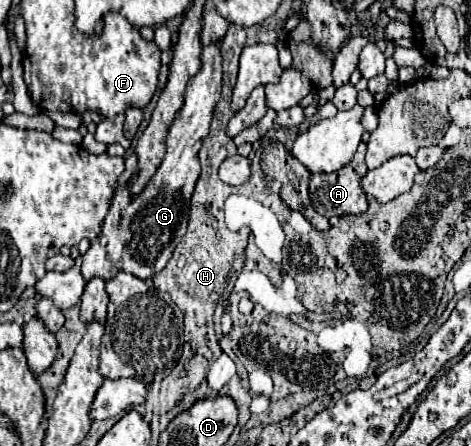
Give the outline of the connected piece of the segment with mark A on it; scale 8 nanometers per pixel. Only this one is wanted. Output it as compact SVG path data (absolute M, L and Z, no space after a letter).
M361 143L355 157L351 159L351 163L345 165L343 169L335 171L335 173L327 173L327 175L311 175L309 197L311 197L311 205L317 213L321 213L329 219L333 215L337 215L337 217L341 217L341 215L359 215L359 213L367 211L367 195L365 195L363 185L361 185L361 179L367 173L365 151L367 151L367 145Z

